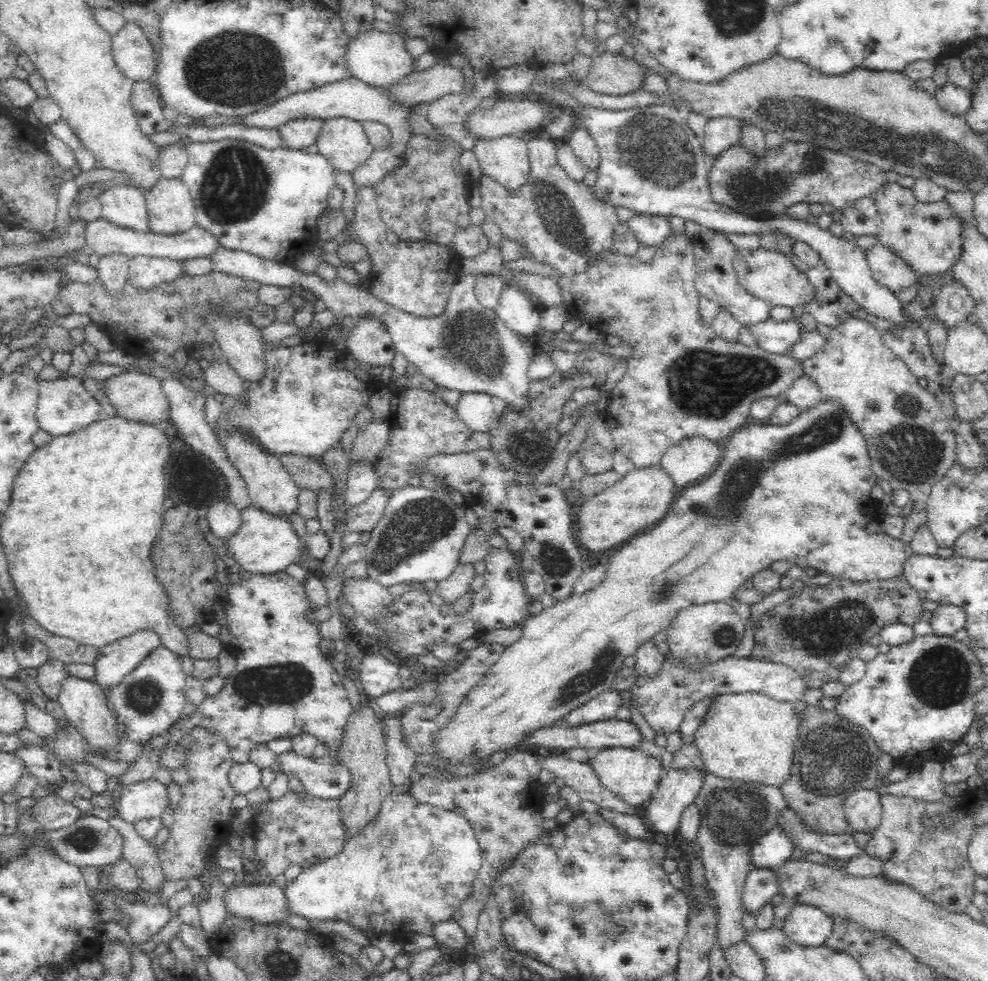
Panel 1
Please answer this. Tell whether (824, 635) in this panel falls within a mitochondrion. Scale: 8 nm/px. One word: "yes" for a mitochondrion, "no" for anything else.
yes

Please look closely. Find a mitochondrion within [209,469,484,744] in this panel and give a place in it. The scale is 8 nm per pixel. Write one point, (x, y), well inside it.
(421, 523)

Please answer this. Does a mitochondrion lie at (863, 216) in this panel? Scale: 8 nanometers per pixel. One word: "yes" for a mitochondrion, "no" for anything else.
no

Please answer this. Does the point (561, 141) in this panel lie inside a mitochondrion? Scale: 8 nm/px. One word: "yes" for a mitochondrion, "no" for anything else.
no

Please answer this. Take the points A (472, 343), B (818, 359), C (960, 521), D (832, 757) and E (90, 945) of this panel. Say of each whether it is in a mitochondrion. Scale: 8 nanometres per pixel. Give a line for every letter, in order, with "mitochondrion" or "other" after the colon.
A: mitochondrion
B: other
C: other
D: mitochondrion
E: other

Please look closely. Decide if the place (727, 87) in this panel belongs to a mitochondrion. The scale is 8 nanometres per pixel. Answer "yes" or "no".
no

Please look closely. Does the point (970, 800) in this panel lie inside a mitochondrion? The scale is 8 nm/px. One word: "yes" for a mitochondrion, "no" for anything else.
no

